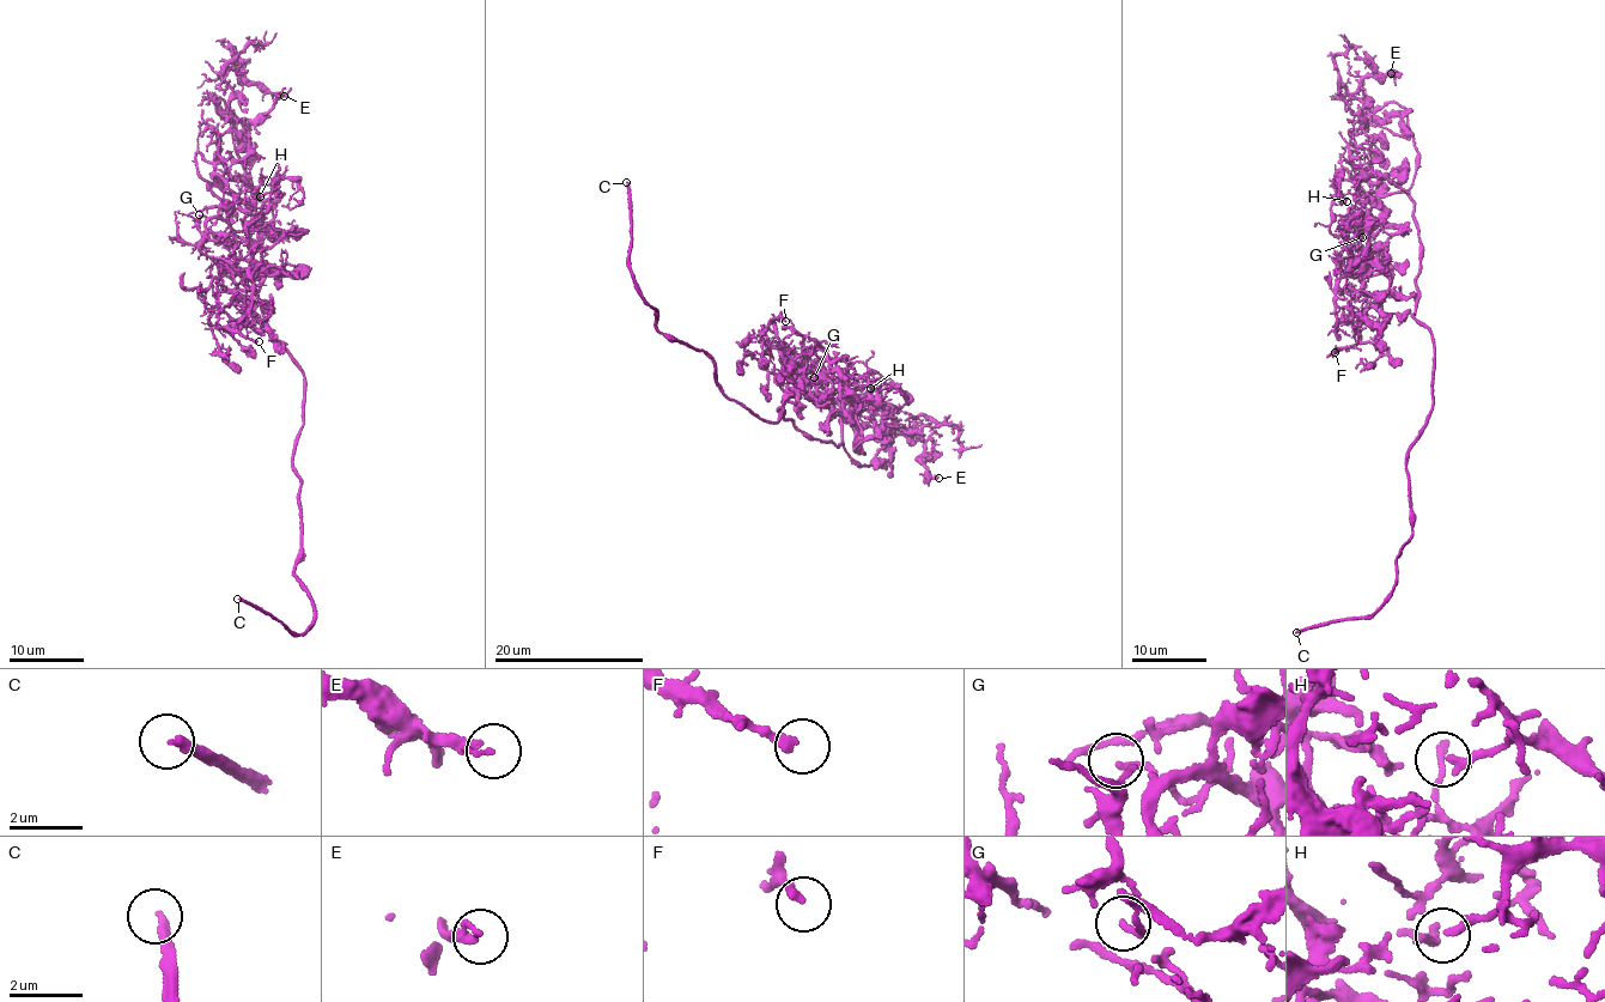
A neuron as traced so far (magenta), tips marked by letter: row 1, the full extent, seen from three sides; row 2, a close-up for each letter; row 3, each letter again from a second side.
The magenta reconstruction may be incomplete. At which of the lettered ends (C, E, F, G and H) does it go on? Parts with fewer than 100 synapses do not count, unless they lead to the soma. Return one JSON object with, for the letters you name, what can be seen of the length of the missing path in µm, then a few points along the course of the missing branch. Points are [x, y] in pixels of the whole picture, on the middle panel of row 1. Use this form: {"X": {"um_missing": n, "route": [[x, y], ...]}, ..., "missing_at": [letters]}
{"C": {"um_missing": 150}, "missing_at": ["C"]}

